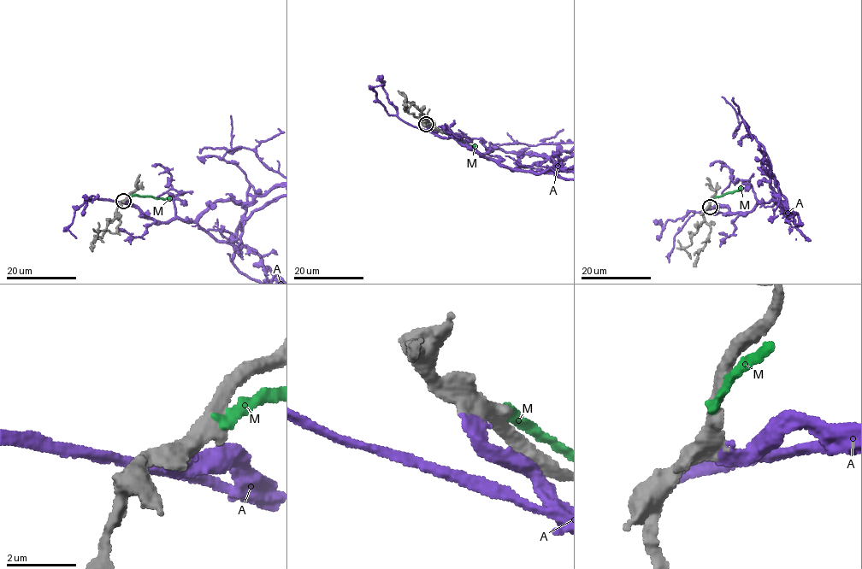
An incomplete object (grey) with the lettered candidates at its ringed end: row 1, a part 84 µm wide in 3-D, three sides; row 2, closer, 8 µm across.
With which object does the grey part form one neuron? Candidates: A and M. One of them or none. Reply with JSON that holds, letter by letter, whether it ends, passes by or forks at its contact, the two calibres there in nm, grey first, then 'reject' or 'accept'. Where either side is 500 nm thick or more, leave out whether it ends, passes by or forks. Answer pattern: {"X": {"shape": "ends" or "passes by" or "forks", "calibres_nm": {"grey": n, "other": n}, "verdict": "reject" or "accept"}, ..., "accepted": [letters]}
{"A": {"shape": "ends", "calibres_nm": {"grey": 440, "other": 360}, "verdict": "accept"}, "M": {"shape": "ends", "calibres_nm": {"grey": 400, "other": 240}, "verdict": "reject"}, "accepted": ["A"]}

